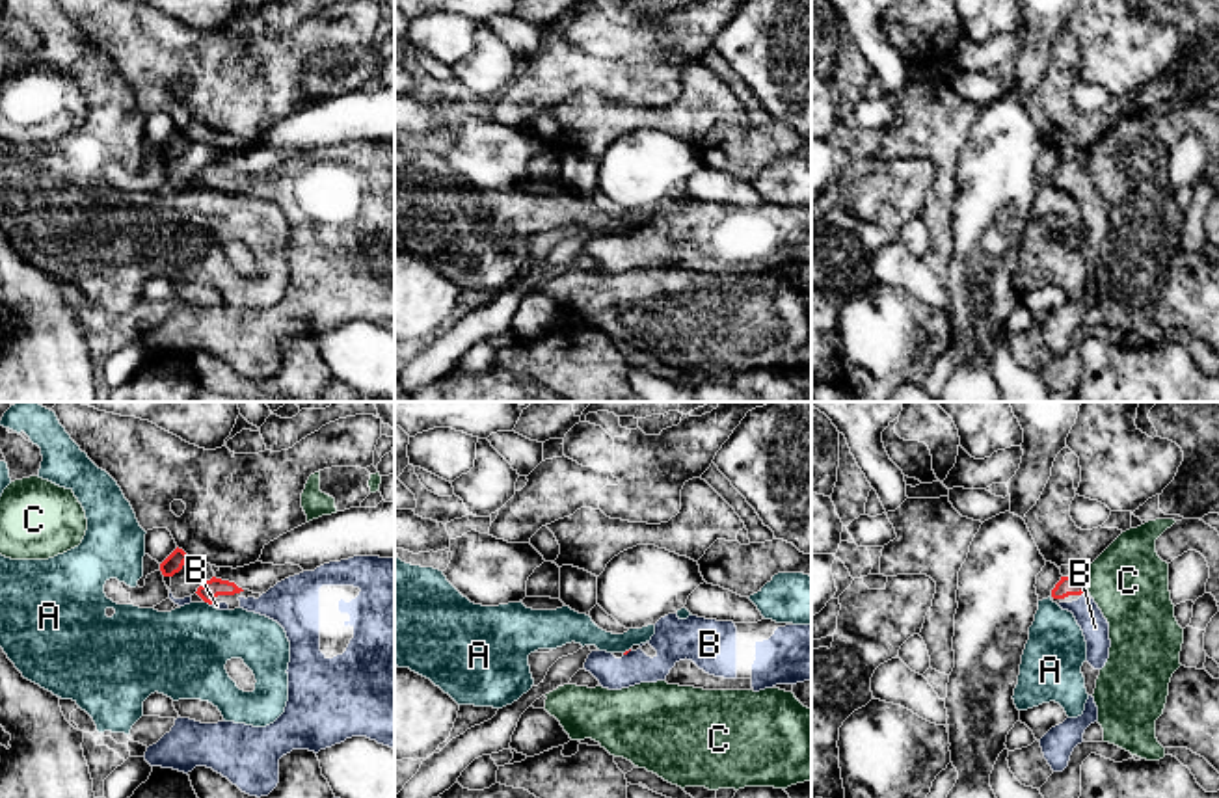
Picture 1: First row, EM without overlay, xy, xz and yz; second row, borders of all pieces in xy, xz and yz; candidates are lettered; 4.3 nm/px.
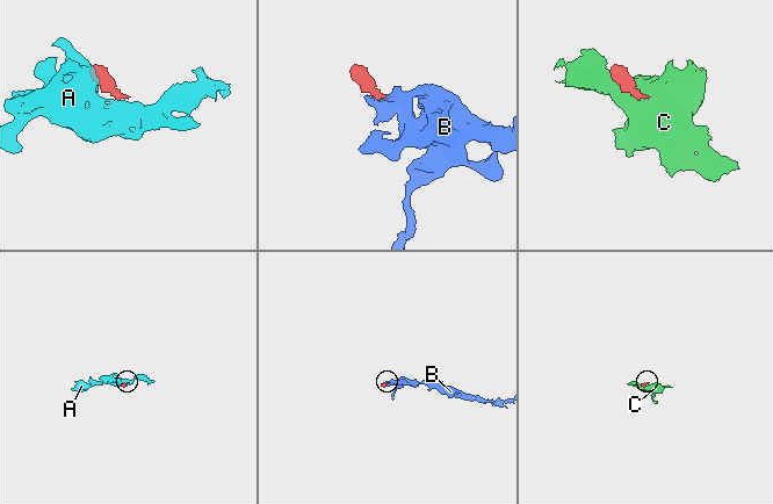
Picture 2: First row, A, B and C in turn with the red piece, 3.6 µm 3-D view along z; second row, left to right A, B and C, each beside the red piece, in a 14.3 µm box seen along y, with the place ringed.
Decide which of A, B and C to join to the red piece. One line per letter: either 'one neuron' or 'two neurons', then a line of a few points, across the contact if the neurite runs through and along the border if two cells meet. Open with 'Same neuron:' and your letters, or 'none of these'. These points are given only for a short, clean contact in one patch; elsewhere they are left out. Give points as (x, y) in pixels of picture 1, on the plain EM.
Same neuron: B
A: two neurons
B: one neuron; line xz (629, 233), (628, 235), (656, 244), (674, 222)
C: two neurons

